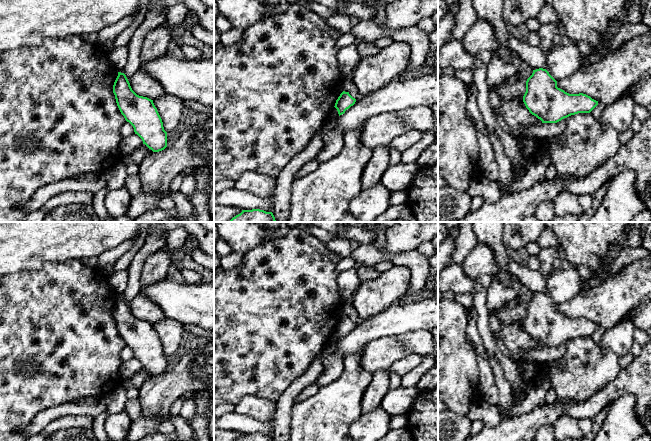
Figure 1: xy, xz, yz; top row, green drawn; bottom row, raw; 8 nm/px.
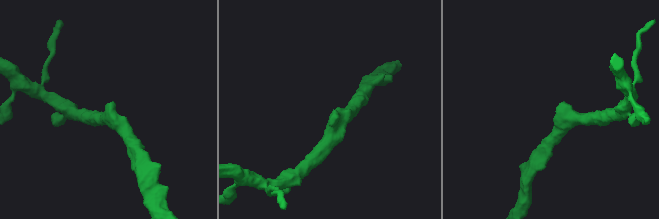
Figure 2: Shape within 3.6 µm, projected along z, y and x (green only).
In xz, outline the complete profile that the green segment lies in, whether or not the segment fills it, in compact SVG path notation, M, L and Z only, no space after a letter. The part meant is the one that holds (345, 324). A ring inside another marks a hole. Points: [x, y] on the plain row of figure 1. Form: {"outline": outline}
{"outline": "M343 315L335 327L335 332L338 335L339 340L344 338L347 333L353 330L356 326L356 323L353 322L349 316Z"}

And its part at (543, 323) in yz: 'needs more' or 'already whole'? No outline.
already whole

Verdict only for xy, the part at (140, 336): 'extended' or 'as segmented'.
as segmented

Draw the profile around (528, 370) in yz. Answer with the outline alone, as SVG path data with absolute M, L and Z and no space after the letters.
M522 361L517 363L517 368L521 378L527 381L535 379L539 374L539 367L535 362Z

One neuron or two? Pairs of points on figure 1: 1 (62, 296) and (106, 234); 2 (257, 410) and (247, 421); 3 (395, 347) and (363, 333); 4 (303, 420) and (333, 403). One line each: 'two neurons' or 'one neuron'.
1: two neurons
2: two neurons
3: two neurons
4: one neuron

